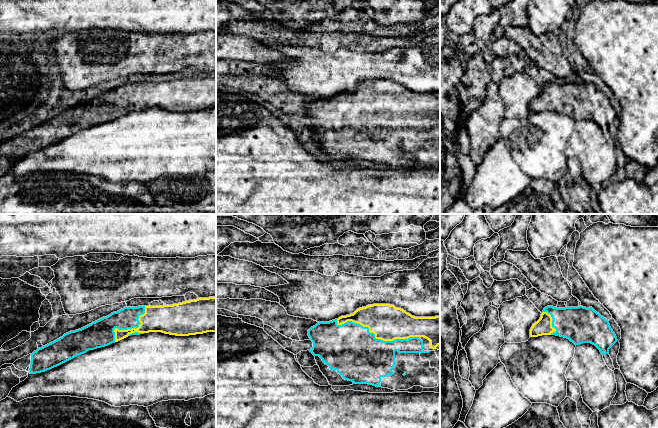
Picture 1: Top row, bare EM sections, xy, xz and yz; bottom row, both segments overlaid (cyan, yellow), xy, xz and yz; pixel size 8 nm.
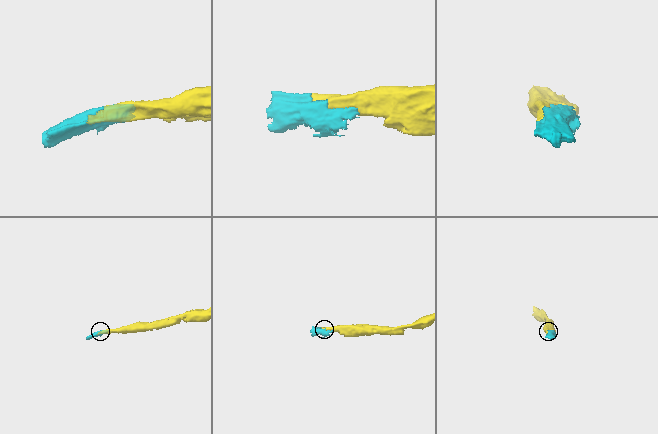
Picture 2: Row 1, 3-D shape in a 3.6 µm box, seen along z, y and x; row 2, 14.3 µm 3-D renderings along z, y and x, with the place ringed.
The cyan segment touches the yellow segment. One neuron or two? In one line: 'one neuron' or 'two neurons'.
one neuron

